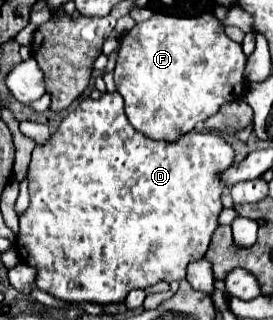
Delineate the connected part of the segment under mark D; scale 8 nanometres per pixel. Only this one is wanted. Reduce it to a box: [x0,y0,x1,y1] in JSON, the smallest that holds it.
[16,92,234,304]

